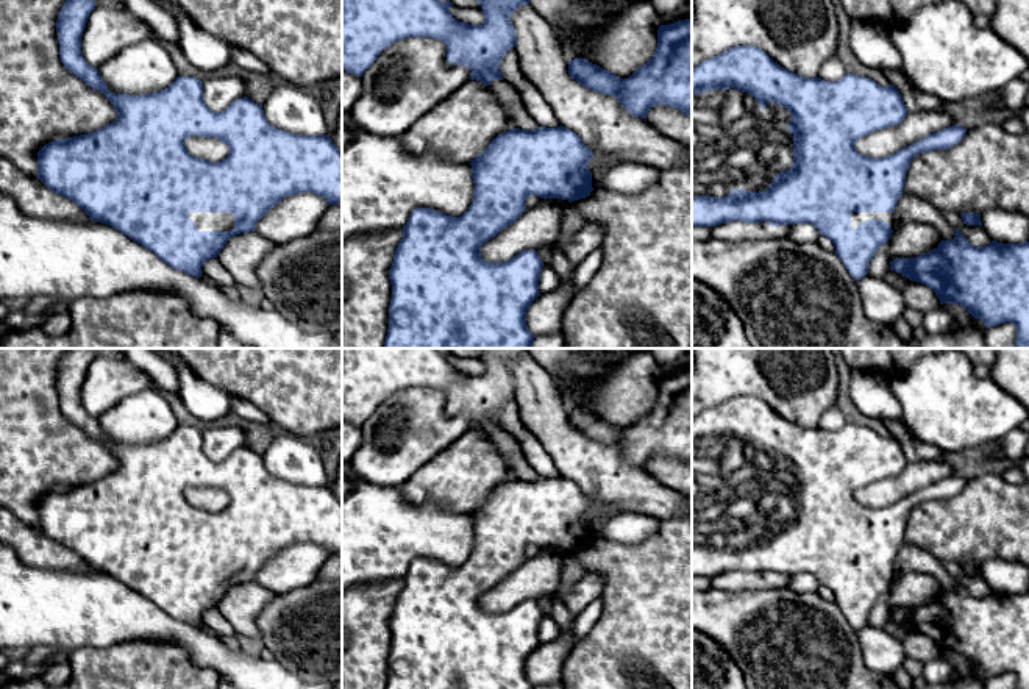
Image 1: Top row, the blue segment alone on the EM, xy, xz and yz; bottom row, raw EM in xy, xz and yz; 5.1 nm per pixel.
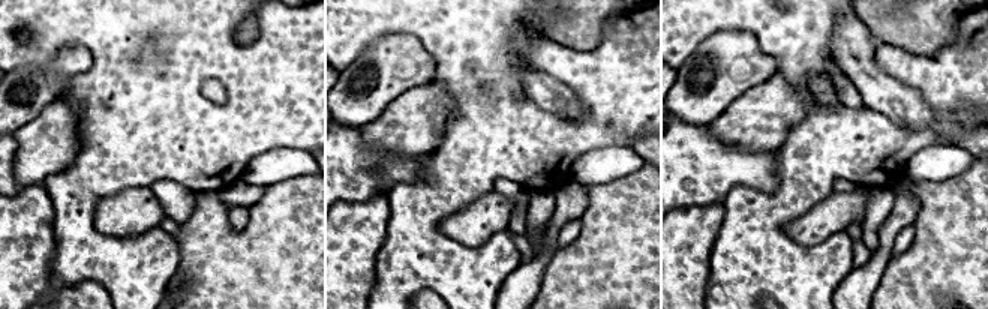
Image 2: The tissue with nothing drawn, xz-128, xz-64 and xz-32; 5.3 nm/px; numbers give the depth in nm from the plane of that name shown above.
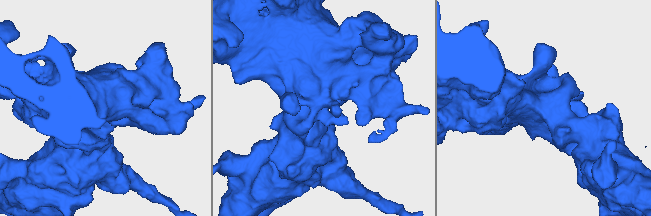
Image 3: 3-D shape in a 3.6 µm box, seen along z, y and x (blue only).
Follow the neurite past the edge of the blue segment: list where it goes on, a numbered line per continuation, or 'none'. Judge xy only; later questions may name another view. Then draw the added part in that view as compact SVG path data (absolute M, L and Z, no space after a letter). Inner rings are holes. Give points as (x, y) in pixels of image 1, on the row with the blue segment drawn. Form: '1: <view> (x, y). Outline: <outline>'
1: xy (203, 221). Outline: M189 212L198 231L233 231L233 212Z

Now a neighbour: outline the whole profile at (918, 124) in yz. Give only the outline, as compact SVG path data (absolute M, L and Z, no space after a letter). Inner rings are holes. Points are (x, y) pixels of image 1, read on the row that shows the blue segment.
M909 111L901 123L857 139L856 148L860 155L884 158L952 125L954 120L943 111Z

